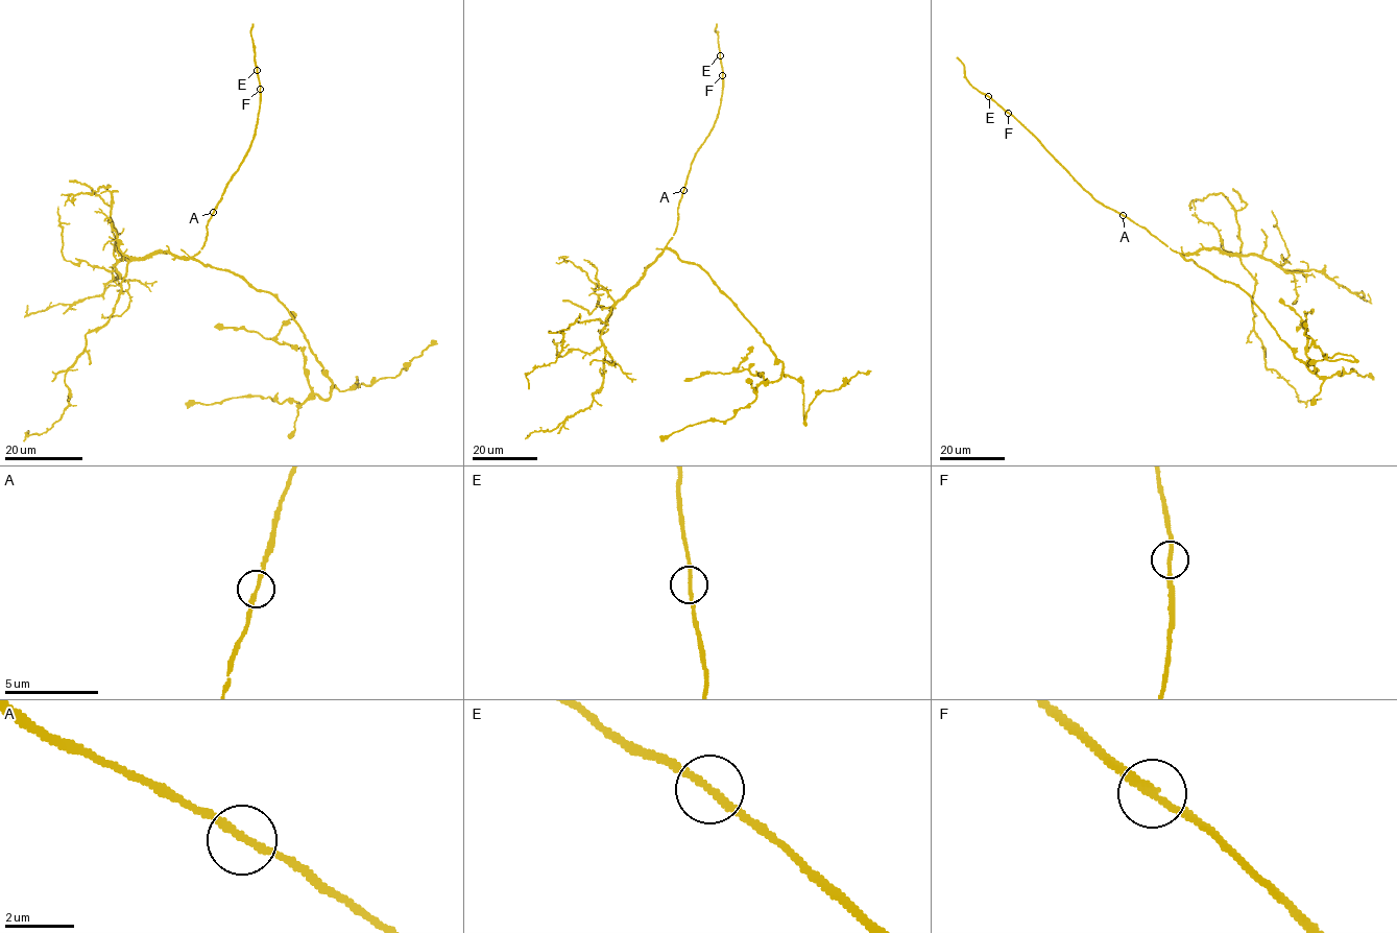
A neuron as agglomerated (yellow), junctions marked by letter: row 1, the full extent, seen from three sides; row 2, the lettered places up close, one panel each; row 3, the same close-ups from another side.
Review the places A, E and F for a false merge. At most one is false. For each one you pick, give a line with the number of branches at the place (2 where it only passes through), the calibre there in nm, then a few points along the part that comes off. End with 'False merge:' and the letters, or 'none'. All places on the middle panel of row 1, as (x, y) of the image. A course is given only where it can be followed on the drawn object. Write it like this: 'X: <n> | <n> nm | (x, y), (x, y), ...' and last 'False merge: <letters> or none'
False merge: none

